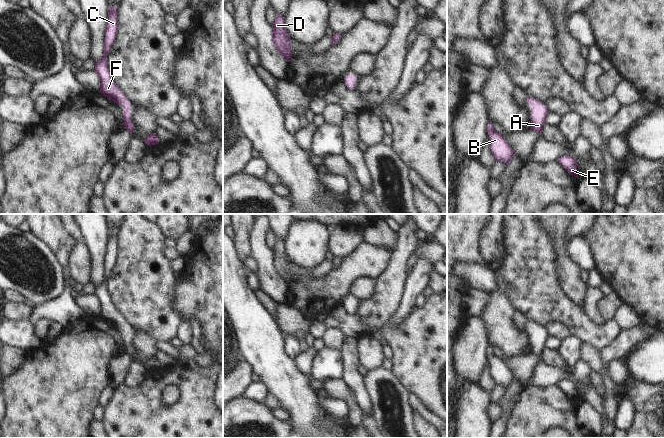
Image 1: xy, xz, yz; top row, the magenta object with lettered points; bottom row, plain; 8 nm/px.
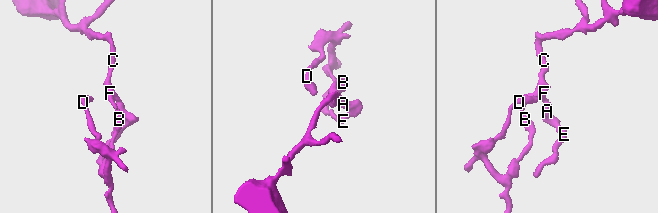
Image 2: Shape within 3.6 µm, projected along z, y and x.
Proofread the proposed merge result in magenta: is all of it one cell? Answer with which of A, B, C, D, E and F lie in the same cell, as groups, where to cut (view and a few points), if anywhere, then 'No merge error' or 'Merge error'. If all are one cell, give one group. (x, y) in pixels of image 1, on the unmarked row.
Groups: A B C D E F. No split. No merge error.

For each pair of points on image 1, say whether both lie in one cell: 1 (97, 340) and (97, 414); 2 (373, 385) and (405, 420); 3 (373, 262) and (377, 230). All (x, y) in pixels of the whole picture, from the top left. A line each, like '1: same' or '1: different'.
1: different
2: same
3: different

